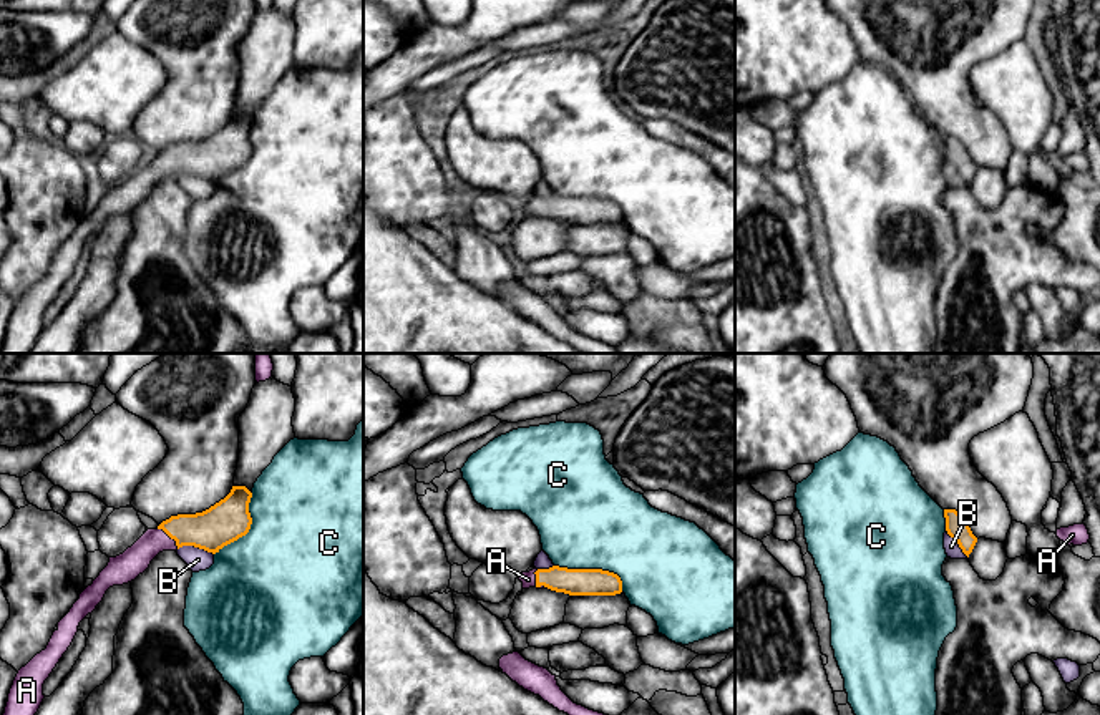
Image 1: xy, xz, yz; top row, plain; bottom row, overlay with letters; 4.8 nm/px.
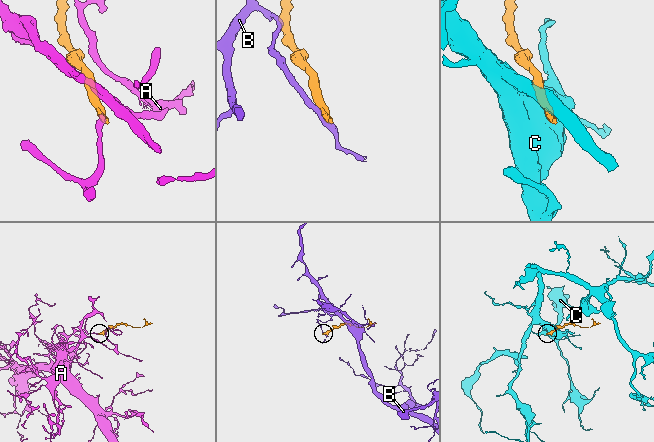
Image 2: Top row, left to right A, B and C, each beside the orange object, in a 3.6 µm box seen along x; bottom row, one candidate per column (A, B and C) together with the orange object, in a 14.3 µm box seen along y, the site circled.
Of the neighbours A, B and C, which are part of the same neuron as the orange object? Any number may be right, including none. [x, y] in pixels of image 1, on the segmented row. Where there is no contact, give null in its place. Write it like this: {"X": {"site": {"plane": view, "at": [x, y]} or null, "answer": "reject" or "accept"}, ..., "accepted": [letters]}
{"A": {"site": {"plane": "xz", "at": [536, 583]}, "answer": "accept"}, "B": {"site": {"plane": "xy", "at": [196, 546]}, "answer": "reject"}, "C": {"site": {"plane": "xz", "at": [594, 569]}, "answer": "reject"}, "accepted": ["A"]}

